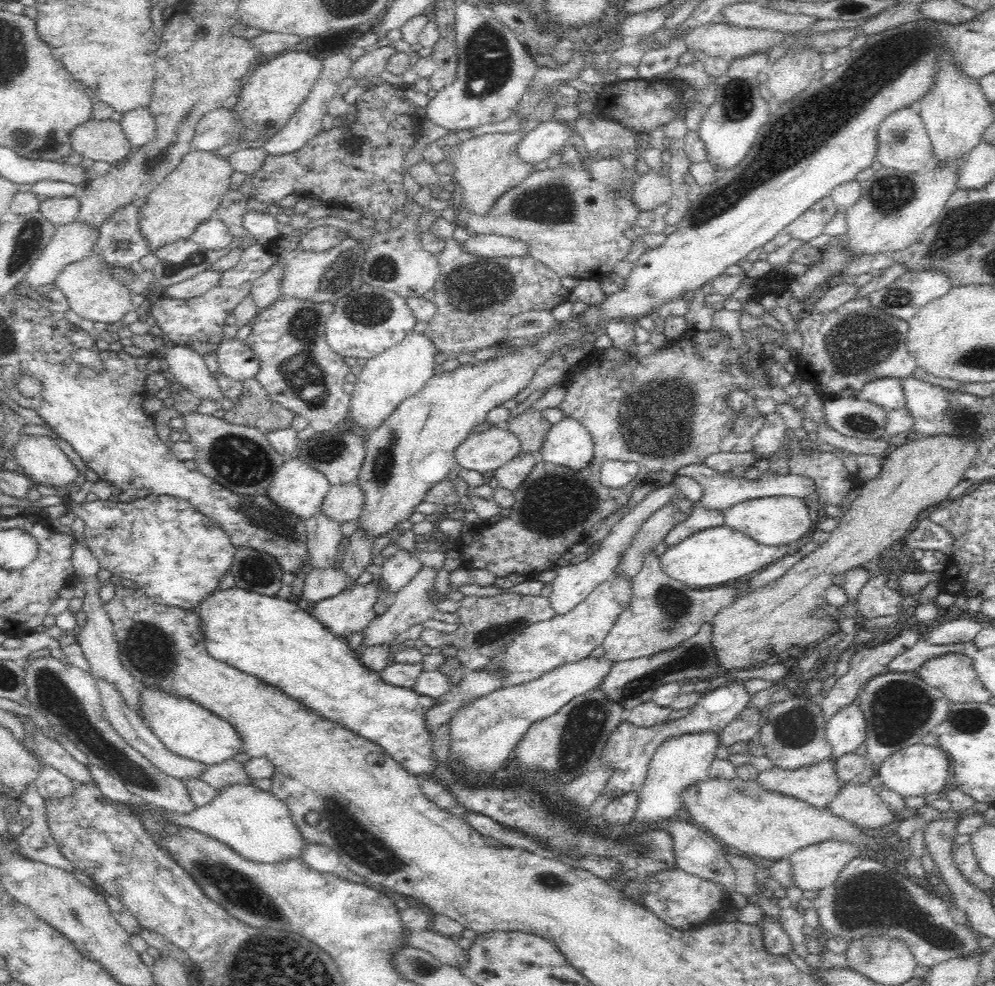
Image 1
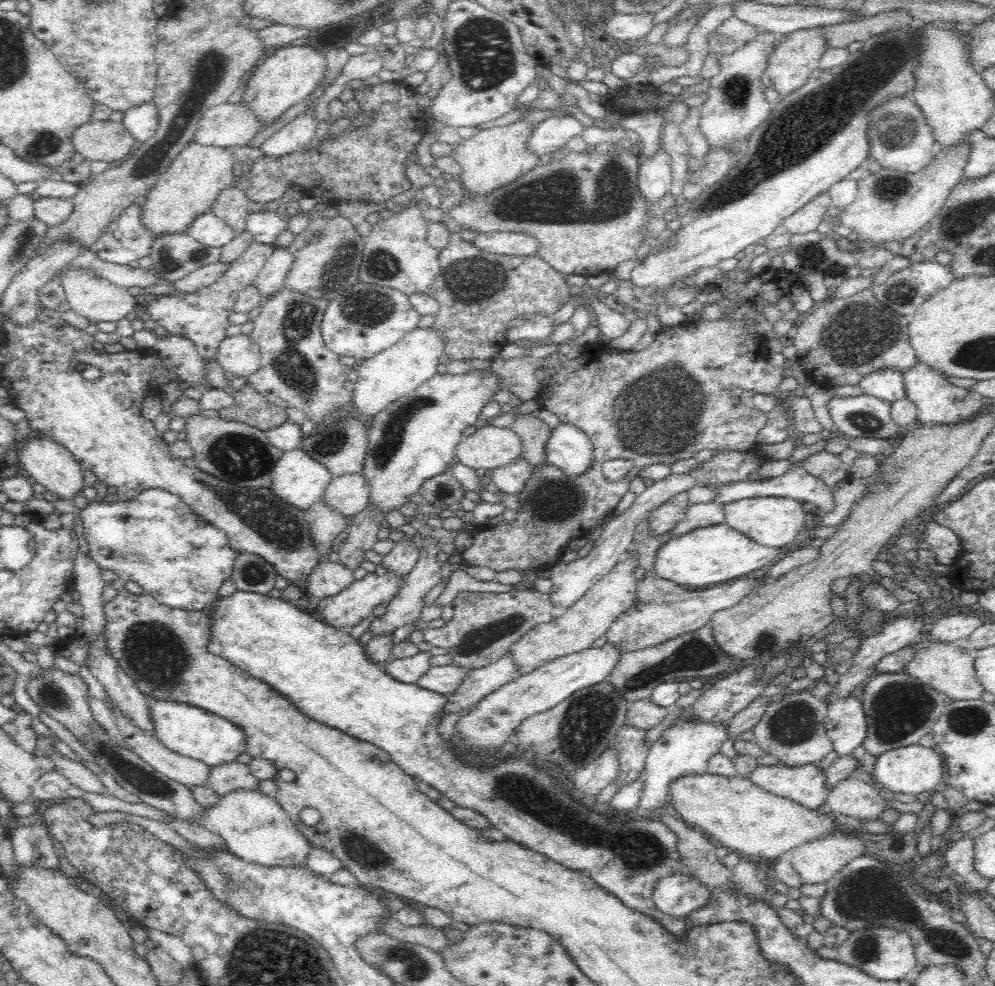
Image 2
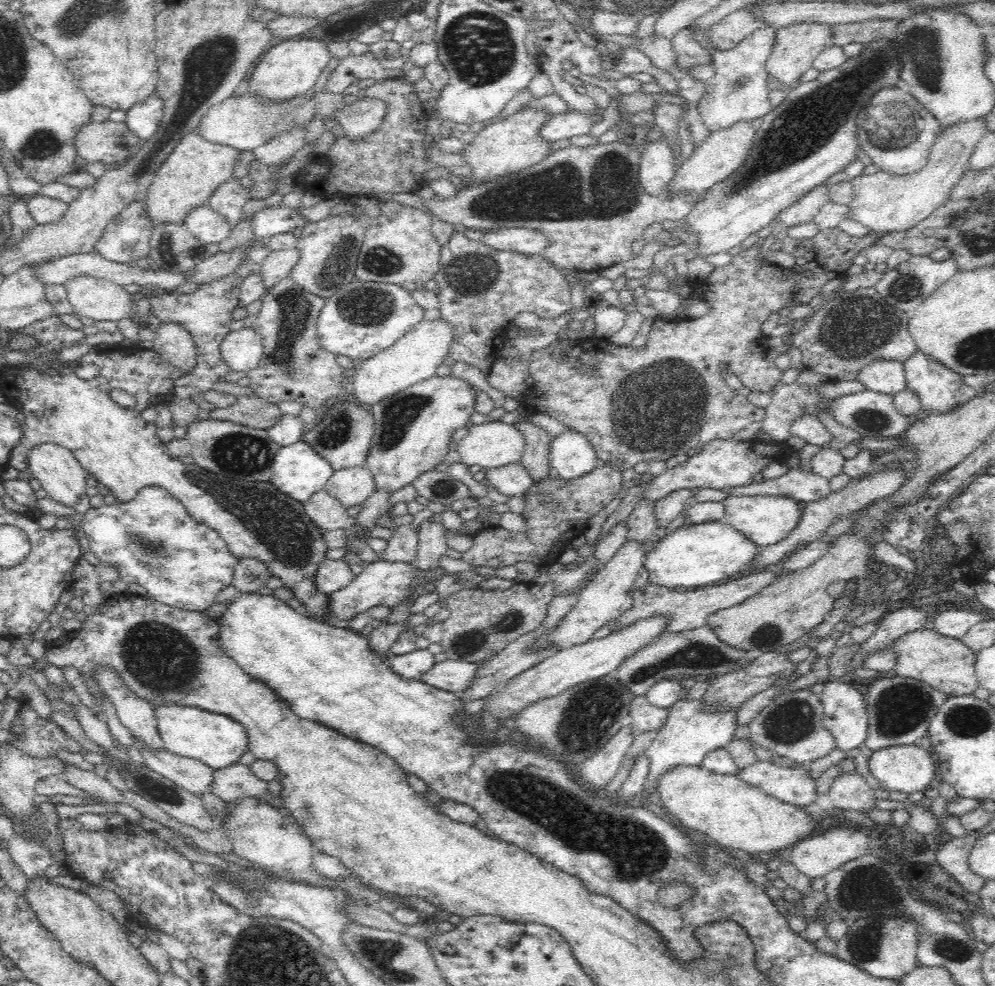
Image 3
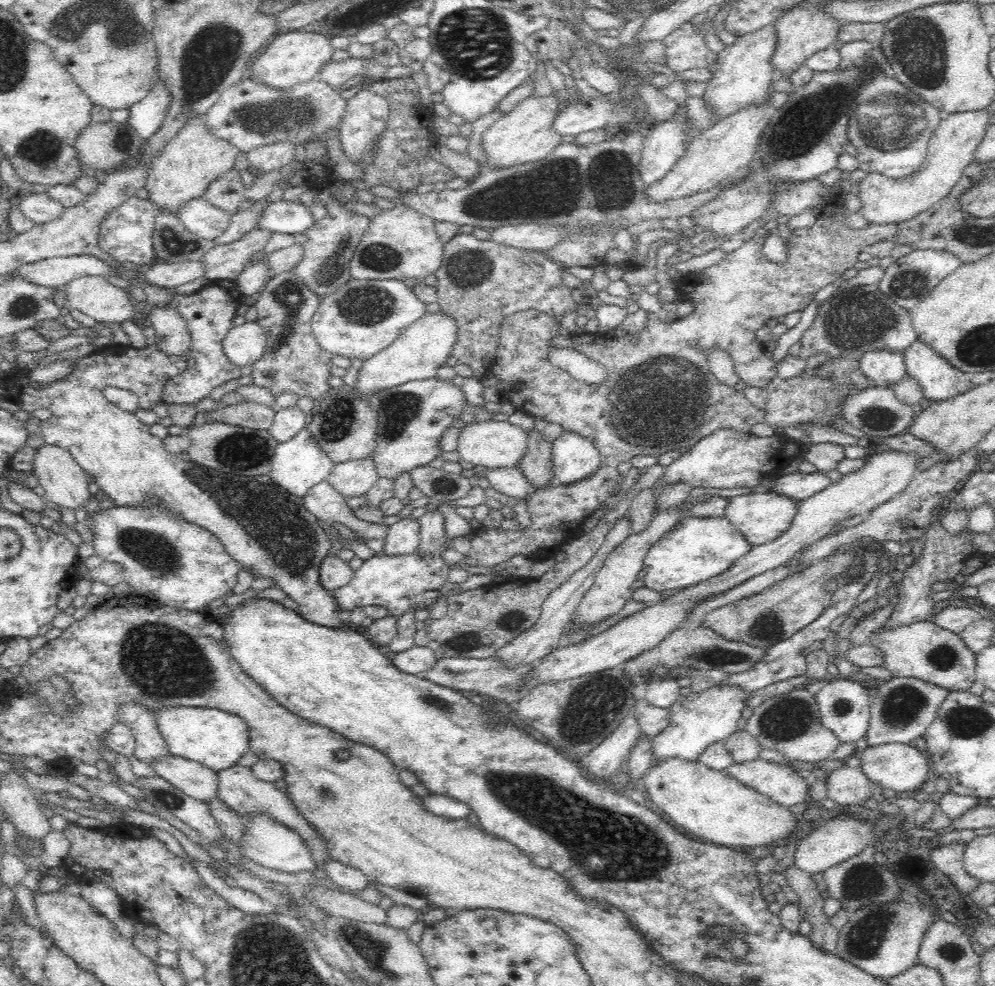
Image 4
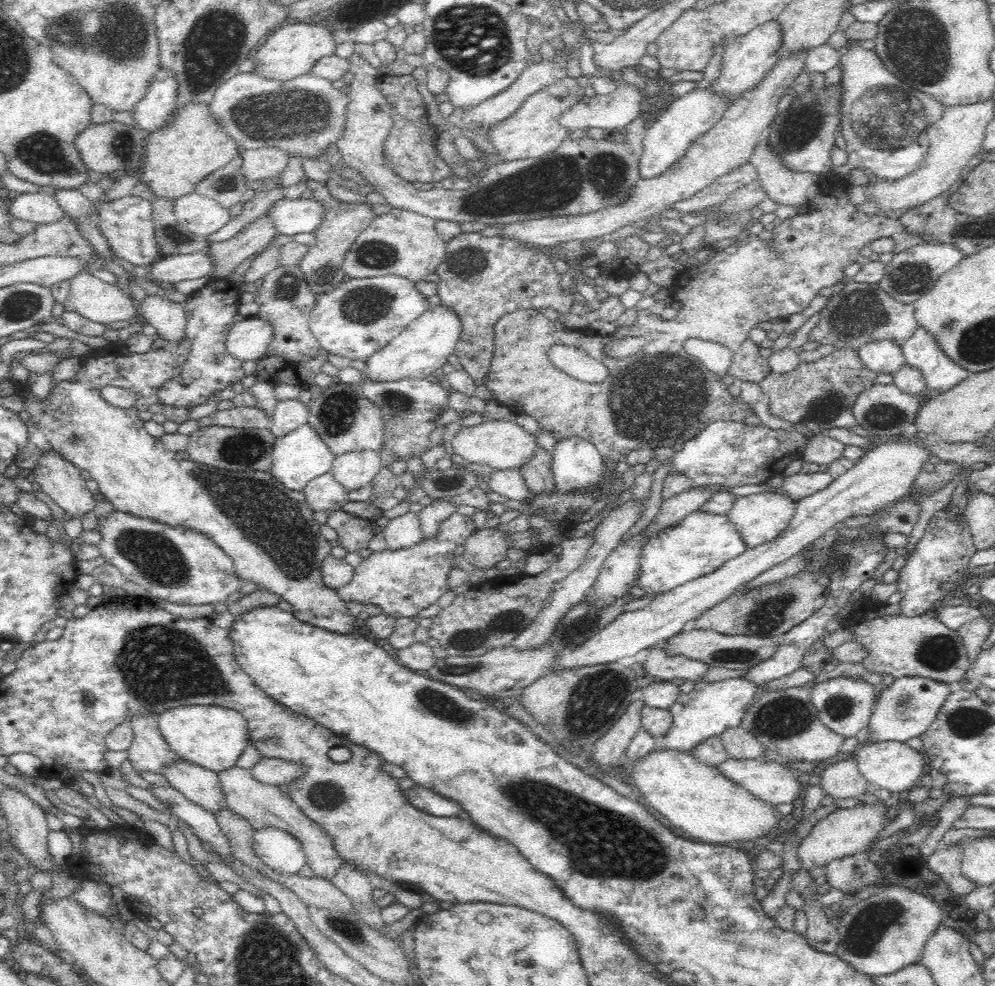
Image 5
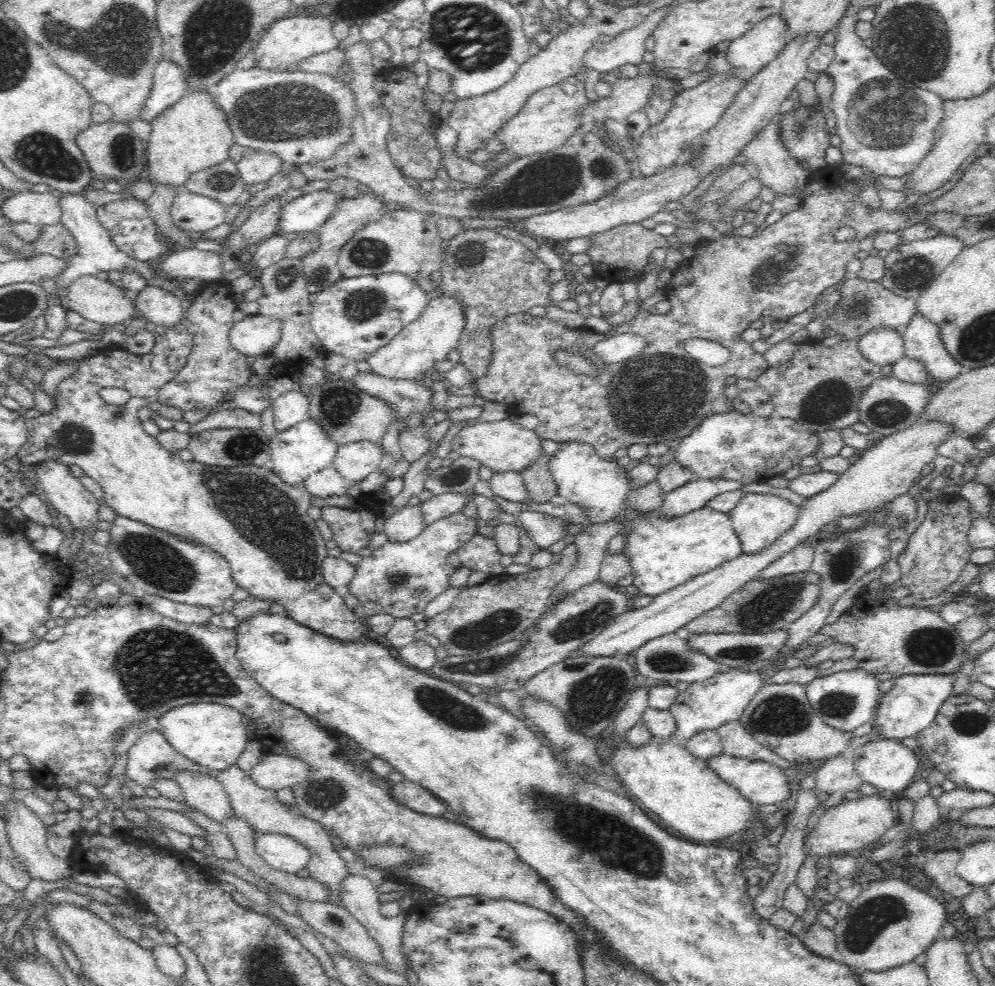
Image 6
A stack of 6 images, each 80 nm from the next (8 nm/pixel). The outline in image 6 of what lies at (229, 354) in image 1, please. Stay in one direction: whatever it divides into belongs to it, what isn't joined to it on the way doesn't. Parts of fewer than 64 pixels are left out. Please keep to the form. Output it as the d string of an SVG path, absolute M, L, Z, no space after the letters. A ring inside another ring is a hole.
M258 314L235 322L229 332L230 346L242 361L249 356L258 358L268 353L278 338L280 321Z

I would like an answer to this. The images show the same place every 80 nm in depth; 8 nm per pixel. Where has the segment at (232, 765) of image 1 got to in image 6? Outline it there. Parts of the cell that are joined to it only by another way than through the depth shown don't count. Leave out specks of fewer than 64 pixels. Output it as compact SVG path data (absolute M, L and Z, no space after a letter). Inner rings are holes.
M234 765L220 771L216 774L216 777L222 783L228 795L234 815L243 818L256 834L277 832L278 834L285 834L290 838L295 838L296 842L302 843L310 851L310 858L308 858L307 864L308 877L325 884L329 890L339 893L340 882L348 874L348 869L344 859L334 849L331 835L322 825L300 814L289 805L282 803L278 799L275 790L258 786L249 773L244 772L239 766Z

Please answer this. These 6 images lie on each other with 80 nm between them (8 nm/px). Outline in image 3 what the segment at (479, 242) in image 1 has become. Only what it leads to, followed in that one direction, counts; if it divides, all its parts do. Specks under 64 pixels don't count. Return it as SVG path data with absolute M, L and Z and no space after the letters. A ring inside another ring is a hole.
M528 228L496 229L486 231L480 243L496 251L508 251L523 255L541 254L546 237L540 231Z

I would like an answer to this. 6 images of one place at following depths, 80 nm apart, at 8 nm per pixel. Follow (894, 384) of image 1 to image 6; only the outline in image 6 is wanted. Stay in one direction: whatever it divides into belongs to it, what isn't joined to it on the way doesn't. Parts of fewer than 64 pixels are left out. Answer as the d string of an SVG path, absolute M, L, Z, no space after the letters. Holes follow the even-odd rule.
M886 327L872 329L861 336L858 343L862 357L880 368L892 368L904 356L903 337Z

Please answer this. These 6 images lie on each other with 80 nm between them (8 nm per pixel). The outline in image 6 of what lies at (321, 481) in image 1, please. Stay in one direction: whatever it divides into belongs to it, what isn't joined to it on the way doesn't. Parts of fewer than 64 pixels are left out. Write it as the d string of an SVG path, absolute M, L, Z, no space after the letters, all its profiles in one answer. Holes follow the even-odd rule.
M308 416L300 424L271 437L269 447L273 463L271 472L290 487L303 485L310 475L318 474L333 465L338 450L334 441L324 433L320 423Z

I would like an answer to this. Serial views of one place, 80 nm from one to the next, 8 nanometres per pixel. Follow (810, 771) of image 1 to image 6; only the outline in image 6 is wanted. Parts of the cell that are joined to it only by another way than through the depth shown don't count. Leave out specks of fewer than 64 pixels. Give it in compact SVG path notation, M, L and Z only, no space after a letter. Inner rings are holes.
M722 753L717 757L712 757L706 763L722 780L738 789L748 800L755 804L762 806L766 806L766 804L778 805L790 798L791 783L788 781L788 776L784 770L771 762L736 758Z

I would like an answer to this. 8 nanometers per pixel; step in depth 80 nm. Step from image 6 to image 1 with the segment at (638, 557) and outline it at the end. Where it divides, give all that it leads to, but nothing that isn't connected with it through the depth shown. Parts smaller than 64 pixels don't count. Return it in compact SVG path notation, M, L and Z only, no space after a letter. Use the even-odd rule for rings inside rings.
M719 525L686 538L678 546L667 549L659 559L661 569L670 578L692 589L706 589L739 583L796 549L795 545L763 546L746 534Z

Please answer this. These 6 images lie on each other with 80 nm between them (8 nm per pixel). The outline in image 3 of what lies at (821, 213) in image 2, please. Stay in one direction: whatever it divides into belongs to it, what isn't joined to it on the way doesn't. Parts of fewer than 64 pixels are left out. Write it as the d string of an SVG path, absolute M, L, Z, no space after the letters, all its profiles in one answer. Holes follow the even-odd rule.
M827 185L818 186L795 205L788 207L778 216L778 221L789 228L812 222L820 209L829 202Z

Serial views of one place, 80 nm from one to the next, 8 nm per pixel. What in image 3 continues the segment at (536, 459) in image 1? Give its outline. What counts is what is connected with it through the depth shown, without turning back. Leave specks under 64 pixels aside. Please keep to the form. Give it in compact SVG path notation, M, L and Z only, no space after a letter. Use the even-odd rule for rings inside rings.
M514 462L507 466L486 470L486 483L494 487L494 491L507 497L524 495L530 486L533 486L533 479L528 469L522 462Z

